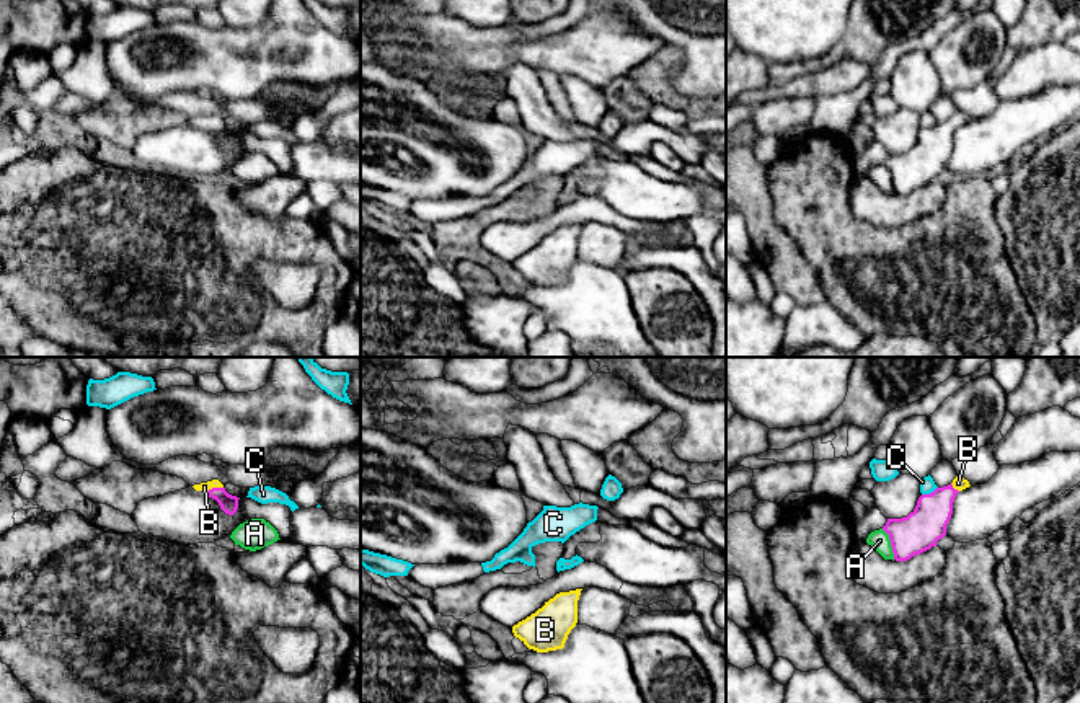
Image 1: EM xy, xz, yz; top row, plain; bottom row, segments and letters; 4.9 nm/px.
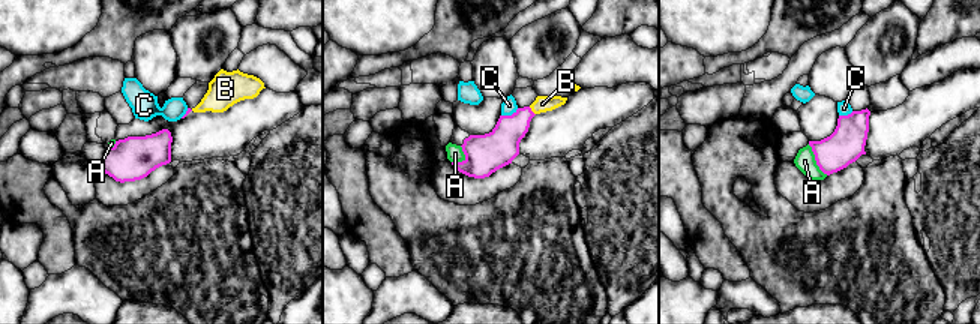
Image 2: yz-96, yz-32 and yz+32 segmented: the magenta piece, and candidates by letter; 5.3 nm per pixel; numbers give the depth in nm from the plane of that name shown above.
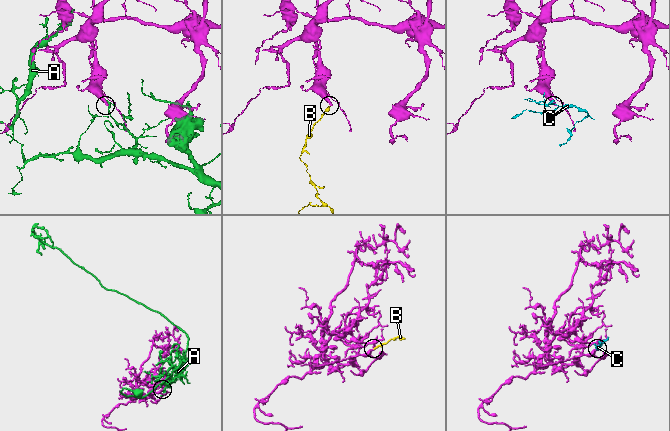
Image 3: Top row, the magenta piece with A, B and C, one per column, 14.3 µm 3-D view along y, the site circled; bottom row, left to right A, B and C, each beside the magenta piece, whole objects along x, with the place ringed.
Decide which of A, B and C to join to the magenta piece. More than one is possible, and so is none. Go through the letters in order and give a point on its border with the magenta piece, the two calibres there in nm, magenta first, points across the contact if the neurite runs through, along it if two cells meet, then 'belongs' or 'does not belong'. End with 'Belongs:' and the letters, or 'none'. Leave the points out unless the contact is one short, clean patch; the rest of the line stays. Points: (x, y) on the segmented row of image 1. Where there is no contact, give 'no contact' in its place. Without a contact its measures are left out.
A: meets magenta in yz at (891, 543); 200 nm thick on the magenta side, 100 nm on the other; does not belong
B: meets magenta in xy at (212, 488); 90 nm thick on the magenta side, 50 nm on the other; runs through xy (229, 504), (212, 488), (204, 486); belongs
C: meets magenta in yz at (930, 493); 200 nm thick on the magenta side, 80 nm on the other; border along yz (937, 486), (922, 495); does not belong
Belongs: B

